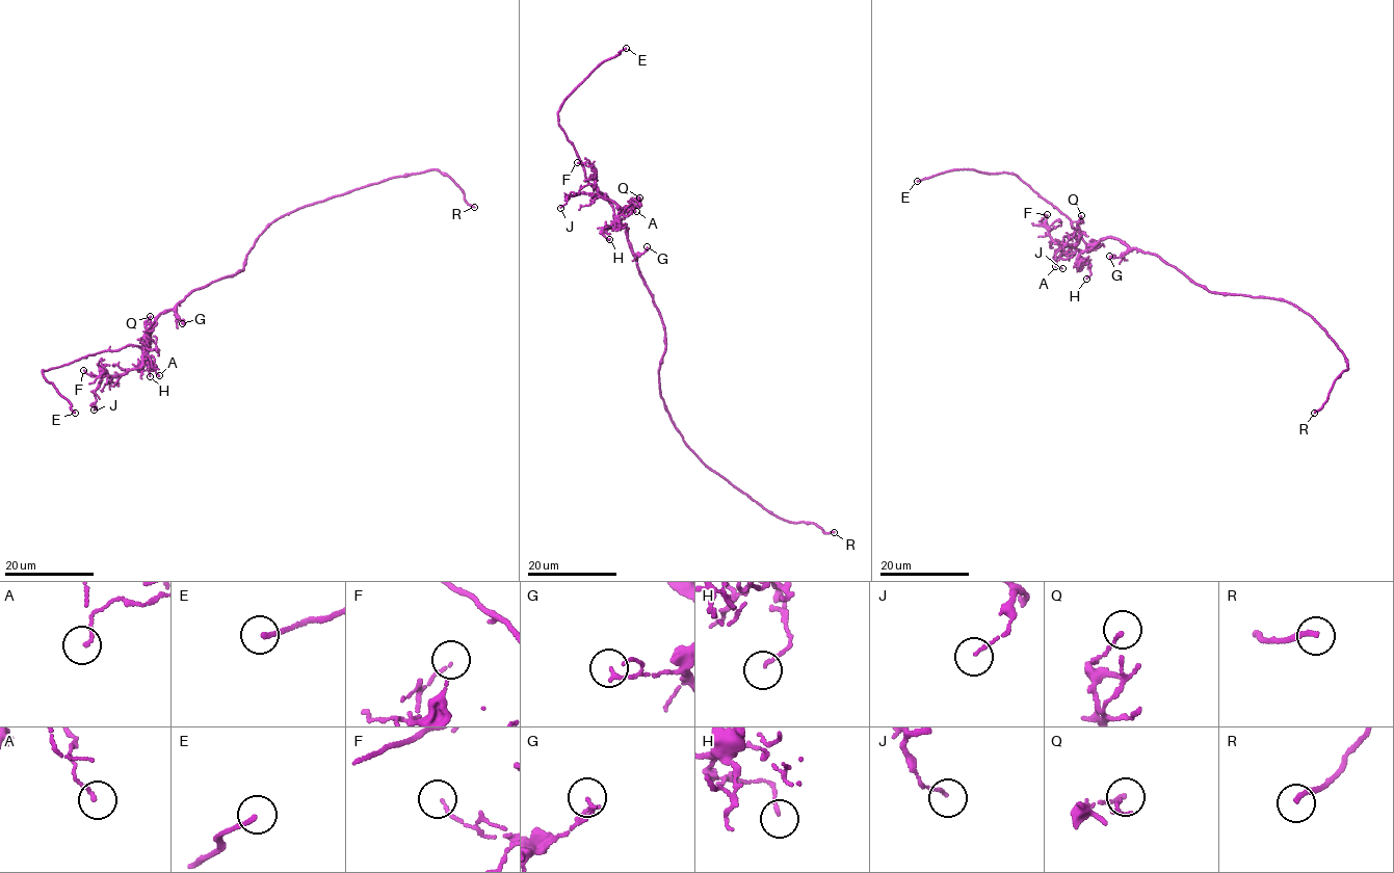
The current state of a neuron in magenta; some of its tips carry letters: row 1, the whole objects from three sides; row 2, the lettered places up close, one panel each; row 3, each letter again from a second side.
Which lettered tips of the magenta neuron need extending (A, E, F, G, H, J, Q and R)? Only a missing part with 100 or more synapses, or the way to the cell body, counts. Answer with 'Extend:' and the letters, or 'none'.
Extend: E, R

